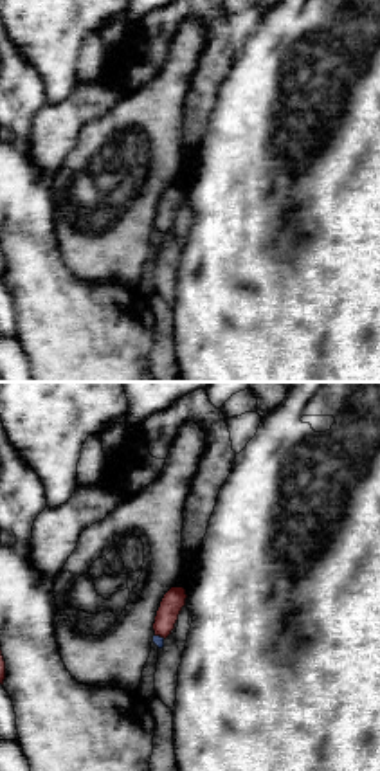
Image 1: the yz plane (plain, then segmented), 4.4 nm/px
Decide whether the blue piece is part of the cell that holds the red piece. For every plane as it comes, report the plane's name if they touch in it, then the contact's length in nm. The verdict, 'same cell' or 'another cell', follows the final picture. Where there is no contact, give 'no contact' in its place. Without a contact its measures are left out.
meets red in yz; contact 50 nm long

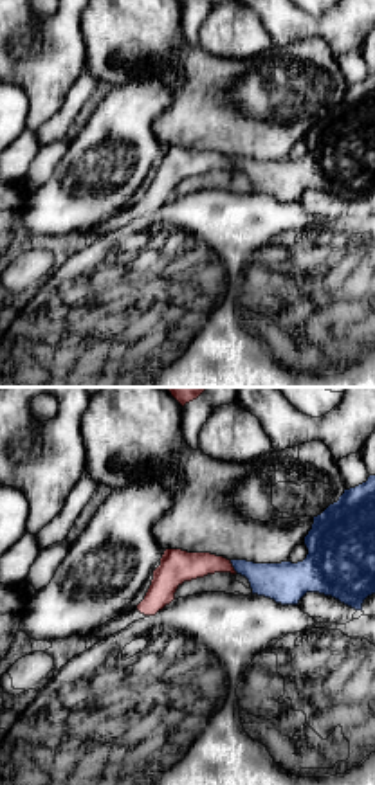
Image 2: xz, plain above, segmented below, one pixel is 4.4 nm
meets red in xz; contact 70 nm long

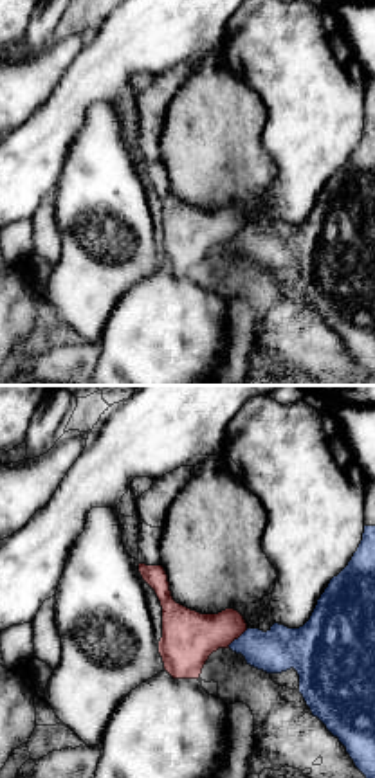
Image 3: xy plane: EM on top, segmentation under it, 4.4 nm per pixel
meets red in xy; contact 130 nm long

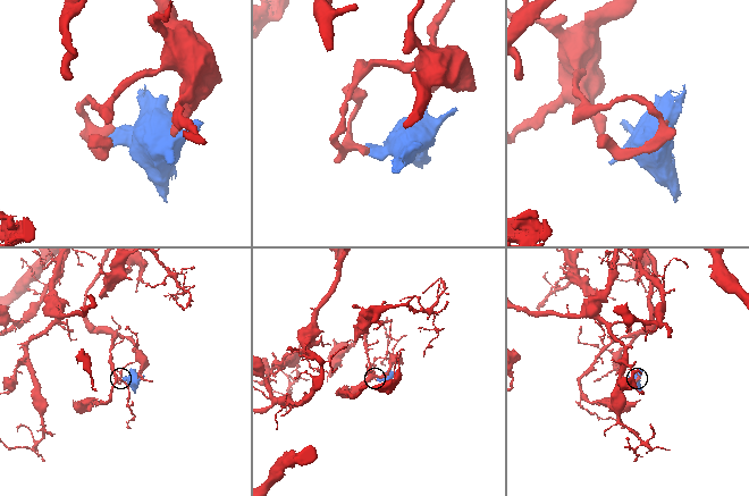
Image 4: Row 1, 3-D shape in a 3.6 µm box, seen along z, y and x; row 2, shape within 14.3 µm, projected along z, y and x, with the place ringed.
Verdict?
another cell

